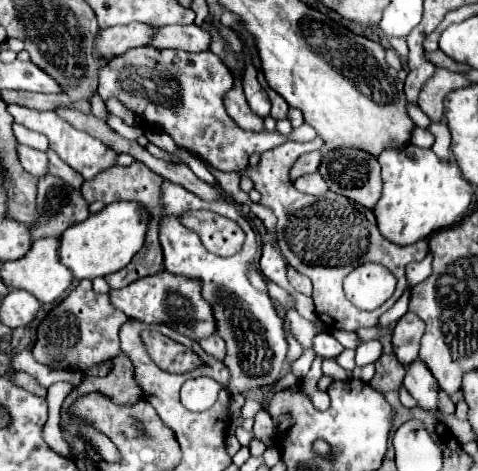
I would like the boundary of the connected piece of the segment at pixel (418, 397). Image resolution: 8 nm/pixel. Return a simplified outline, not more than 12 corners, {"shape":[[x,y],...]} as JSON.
{"shape":[[420,360],[406,366],[404,388],[430,416],[438,384]]}

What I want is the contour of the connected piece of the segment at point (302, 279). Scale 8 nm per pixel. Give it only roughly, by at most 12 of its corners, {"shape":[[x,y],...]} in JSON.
{"shape":[[288,268],[288,282],[300,294],[312,296],[312,282]]}

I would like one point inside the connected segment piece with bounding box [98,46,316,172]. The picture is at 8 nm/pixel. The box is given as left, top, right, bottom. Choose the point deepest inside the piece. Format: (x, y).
(179, 92)

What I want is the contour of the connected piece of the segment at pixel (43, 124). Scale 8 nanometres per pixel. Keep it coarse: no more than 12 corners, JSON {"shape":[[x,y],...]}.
{"shape":[[8,104],[12,118],[40,134],[84,180],[118,154],[56,112]]}

